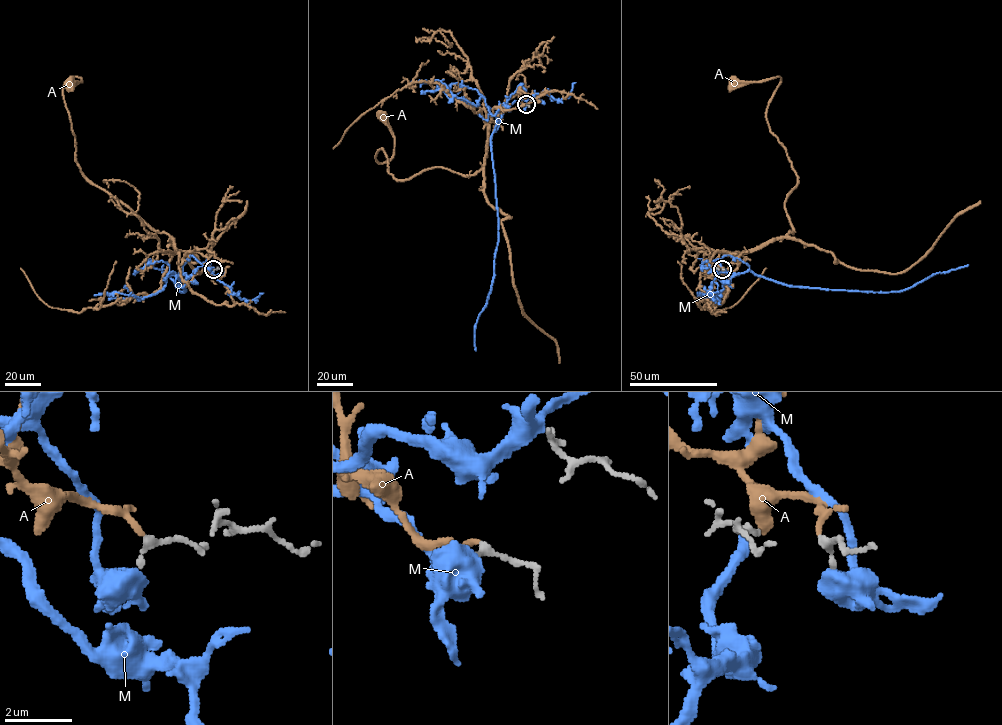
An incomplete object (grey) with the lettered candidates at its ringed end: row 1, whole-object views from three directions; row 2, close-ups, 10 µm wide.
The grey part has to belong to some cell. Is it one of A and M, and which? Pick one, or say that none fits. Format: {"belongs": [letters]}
{"belongs": ["A"]}

